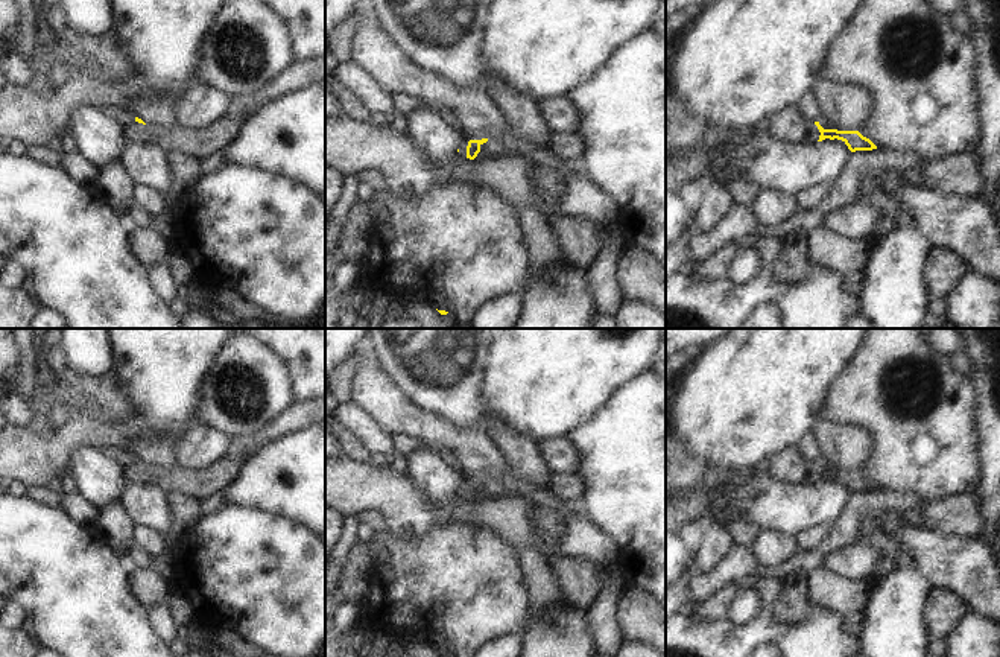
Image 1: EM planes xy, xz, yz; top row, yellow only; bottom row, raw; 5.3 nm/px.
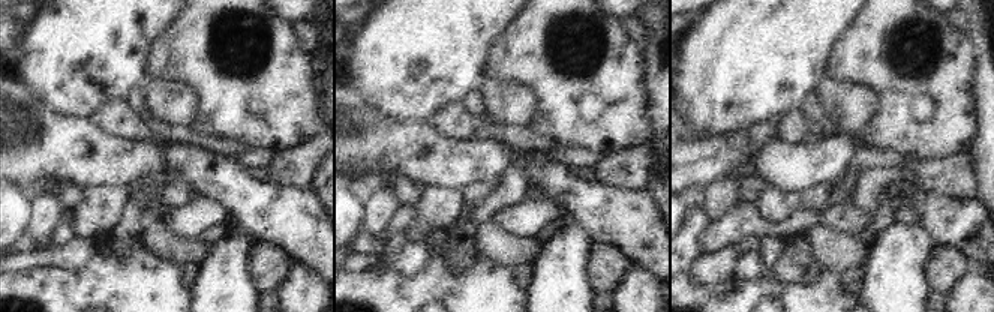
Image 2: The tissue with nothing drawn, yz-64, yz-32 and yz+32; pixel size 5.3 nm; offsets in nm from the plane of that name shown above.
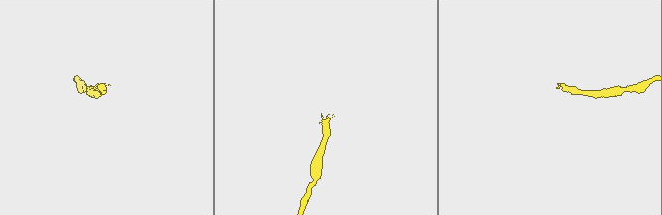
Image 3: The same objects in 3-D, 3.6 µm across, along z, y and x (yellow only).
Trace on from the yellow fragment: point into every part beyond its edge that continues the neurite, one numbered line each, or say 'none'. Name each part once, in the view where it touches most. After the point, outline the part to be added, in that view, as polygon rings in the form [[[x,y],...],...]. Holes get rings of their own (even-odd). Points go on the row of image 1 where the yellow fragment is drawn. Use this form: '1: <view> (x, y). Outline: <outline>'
1: yz (789, 126). Outline: [[[786,108],[763,125],[772,129],[772,137],[790,146],[813,144],[821,135],[815,122],[804,119],[798,108]]]

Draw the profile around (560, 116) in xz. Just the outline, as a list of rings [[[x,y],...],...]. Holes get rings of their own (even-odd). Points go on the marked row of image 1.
[[[567,97],[543,99],[536,106],[541,120],[553,134],[578,134],[581,119]]]

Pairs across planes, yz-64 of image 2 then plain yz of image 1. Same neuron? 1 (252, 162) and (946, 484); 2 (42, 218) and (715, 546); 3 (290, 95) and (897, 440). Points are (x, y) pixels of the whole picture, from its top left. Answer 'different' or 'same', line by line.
1: different
2: same
3: same

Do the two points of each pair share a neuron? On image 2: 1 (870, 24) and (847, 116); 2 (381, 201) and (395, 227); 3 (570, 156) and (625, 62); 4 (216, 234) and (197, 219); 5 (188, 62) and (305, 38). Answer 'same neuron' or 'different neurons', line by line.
1: different neurons
2: different neurons
3: different neurons
4: different neurons
5: different neurons

